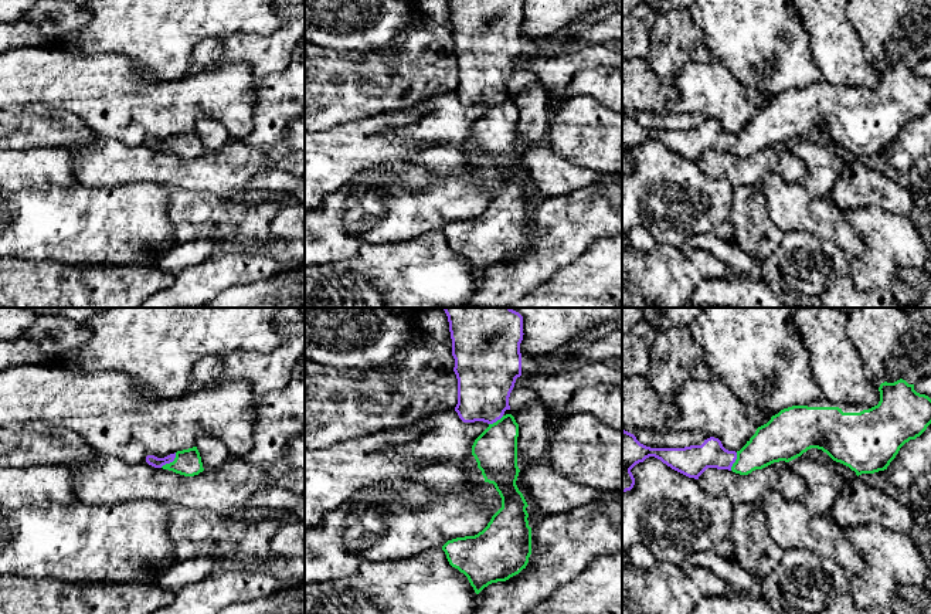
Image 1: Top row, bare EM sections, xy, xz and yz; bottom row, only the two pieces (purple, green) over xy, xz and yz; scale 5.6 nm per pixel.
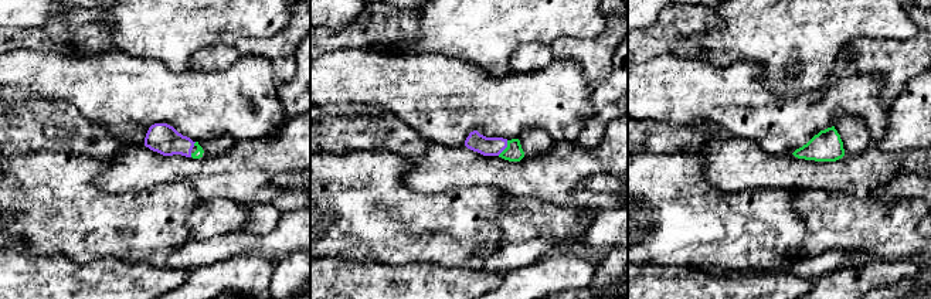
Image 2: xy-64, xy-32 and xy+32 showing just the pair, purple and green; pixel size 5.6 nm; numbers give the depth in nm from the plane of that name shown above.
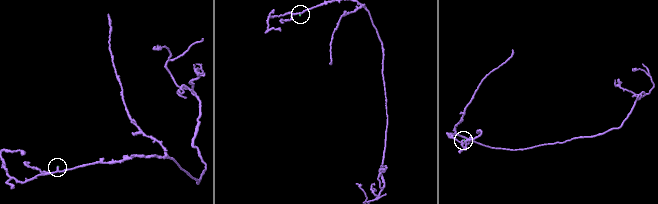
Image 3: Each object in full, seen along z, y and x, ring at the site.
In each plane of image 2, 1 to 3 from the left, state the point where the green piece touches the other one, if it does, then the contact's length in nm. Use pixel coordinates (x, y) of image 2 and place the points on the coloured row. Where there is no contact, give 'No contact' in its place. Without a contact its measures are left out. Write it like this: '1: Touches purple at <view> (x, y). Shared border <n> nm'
1: Touches purple at xy-64 (194, 142). Shared border 30 nm
2: Touches purple at xy-32 (505, 148). Shared border 110 nm
3: No contact

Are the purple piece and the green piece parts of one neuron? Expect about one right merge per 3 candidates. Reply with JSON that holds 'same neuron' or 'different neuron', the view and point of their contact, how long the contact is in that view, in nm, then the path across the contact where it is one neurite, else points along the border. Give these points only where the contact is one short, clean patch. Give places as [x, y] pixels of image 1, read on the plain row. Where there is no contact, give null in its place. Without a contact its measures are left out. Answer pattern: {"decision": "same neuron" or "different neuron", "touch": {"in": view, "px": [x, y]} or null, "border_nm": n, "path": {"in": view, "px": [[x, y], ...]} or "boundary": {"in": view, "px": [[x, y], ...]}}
{"decision": "same neuron", "touch": {"in": "xy", "px": [170, 143]}, "border_nm": 130, "path": {"in": "xy", "px": [[158, 145], [170, 143], [187, 145]]}}

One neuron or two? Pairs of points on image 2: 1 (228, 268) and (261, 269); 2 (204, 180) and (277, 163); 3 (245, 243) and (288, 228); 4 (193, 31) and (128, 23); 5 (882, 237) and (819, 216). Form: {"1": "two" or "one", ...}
{"1": "one", "2": "one", "3": "one", "4": "one", "5": "one"}

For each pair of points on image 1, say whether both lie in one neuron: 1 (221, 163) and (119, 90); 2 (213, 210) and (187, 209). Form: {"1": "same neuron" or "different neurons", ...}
{"1": "different neurons", "2": "same neuron"}

